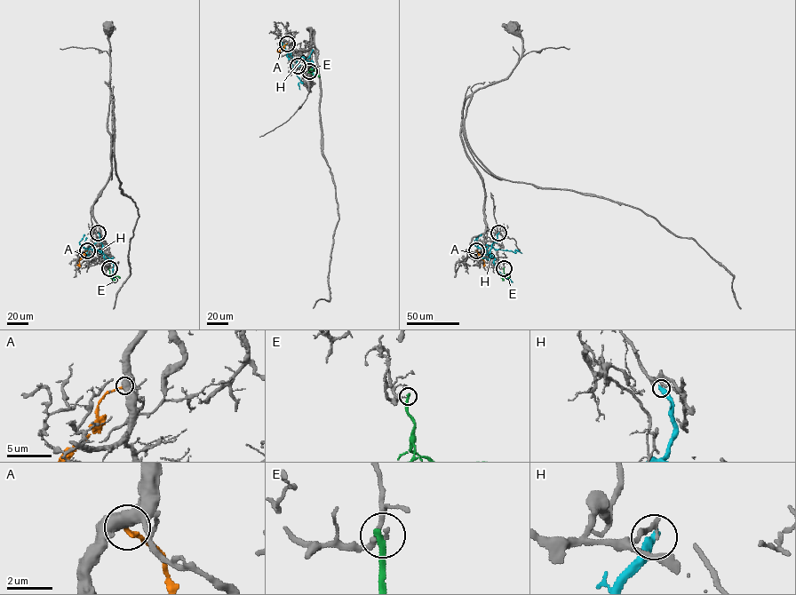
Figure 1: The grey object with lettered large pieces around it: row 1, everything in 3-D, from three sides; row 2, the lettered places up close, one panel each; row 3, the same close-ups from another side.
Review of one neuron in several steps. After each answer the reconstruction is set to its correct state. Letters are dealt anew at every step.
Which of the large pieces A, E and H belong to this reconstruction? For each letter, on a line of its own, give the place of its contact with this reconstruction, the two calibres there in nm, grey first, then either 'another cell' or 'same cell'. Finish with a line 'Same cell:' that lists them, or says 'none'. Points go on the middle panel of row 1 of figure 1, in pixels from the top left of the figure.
A: meets grey at (287, 43); 600 nm thick on the grey side, 220 nm on the other; another cell
E: meets grey at (309, 71); 140 nm thick on the grey side, 280 nm on the other; another cell
H: meets grey at (298, 66); 200 nm thick on the grey side, 400 nm on the other; another cell
Same cell: none

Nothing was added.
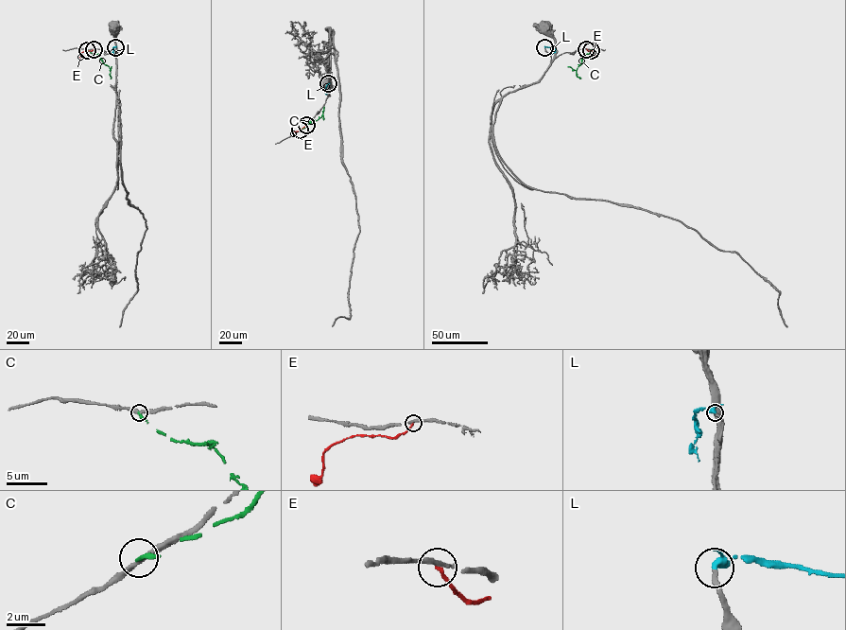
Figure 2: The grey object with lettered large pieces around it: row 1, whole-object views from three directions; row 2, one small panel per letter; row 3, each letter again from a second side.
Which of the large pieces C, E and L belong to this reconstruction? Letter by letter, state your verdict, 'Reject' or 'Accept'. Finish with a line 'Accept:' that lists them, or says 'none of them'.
C: Reject
E: Reject
L: Accept
Accept: L

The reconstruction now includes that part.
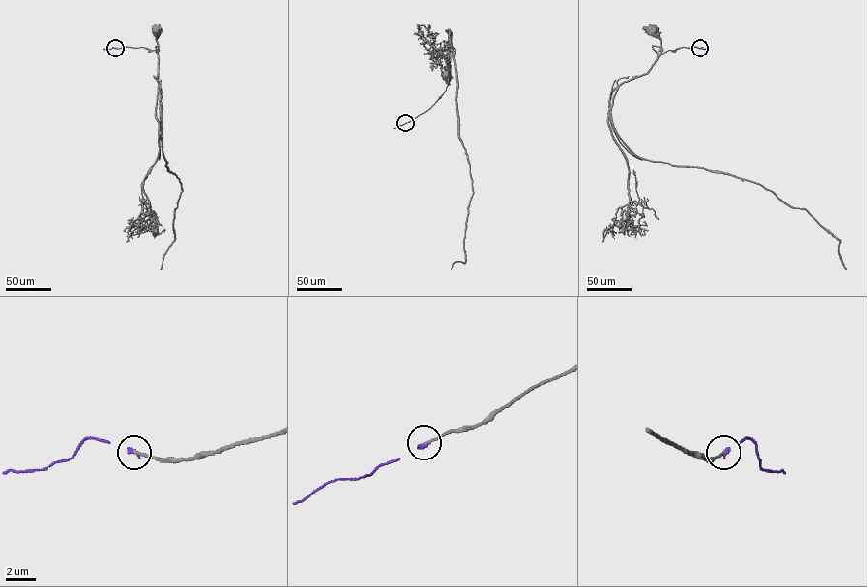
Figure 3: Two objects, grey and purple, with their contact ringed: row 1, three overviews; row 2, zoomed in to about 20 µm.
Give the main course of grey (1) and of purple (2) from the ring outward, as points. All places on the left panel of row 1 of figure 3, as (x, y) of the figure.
1: (115, 48), (143, 47), (155, 50), (158, 55), (157, 30)
2: (115, 48), (103, 49)

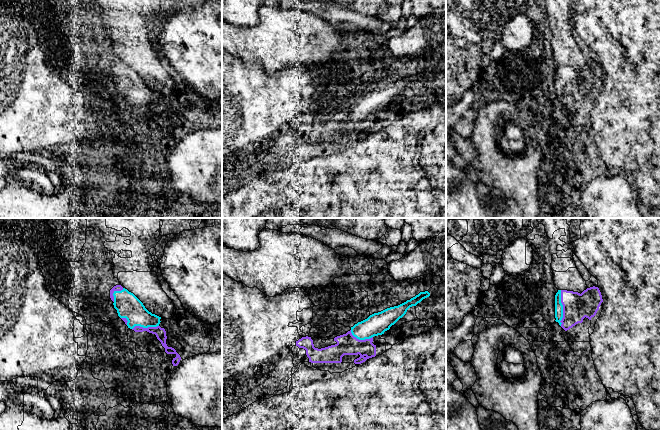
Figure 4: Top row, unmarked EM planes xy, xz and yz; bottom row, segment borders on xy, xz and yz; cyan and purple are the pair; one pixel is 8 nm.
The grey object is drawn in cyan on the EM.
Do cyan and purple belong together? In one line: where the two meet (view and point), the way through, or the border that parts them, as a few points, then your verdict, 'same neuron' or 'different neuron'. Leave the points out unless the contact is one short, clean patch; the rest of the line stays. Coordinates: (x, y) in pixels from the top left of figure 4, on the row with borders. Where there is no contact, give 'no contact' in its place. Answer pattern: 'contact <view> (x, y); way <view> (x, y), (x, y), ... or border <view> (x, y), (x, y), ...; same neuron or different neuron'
contact yz (562, 308); same neuron

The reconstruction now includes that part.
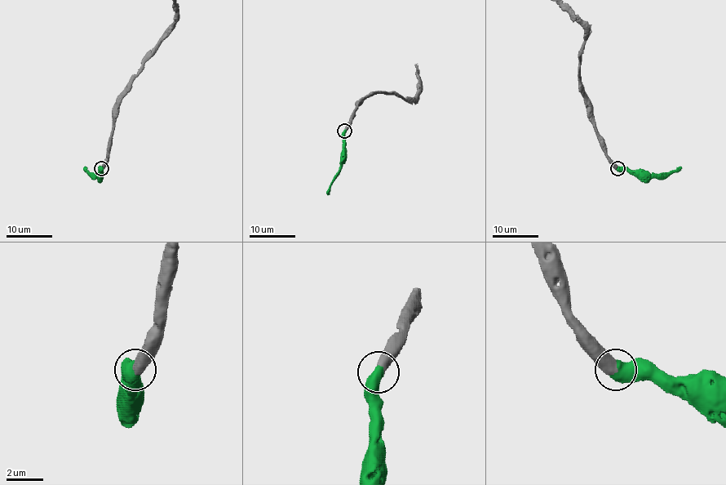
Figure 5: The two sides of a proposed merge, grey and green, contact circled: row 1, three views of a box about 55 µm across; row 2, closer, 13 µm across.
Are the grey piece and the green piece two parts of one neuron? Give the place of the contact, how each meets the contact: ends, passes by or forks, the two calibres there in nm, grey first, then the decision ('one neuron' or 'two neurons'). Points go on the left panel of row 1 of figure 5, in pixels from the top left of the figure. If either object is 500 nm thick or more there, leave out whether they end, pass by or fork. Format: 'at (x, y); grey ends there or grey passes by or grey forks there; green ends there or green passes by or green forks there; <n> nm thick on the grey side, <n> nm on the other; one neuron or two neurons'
at (101, 168); 600 nm thick on the grey side, 650 nm on the other; one neuron

